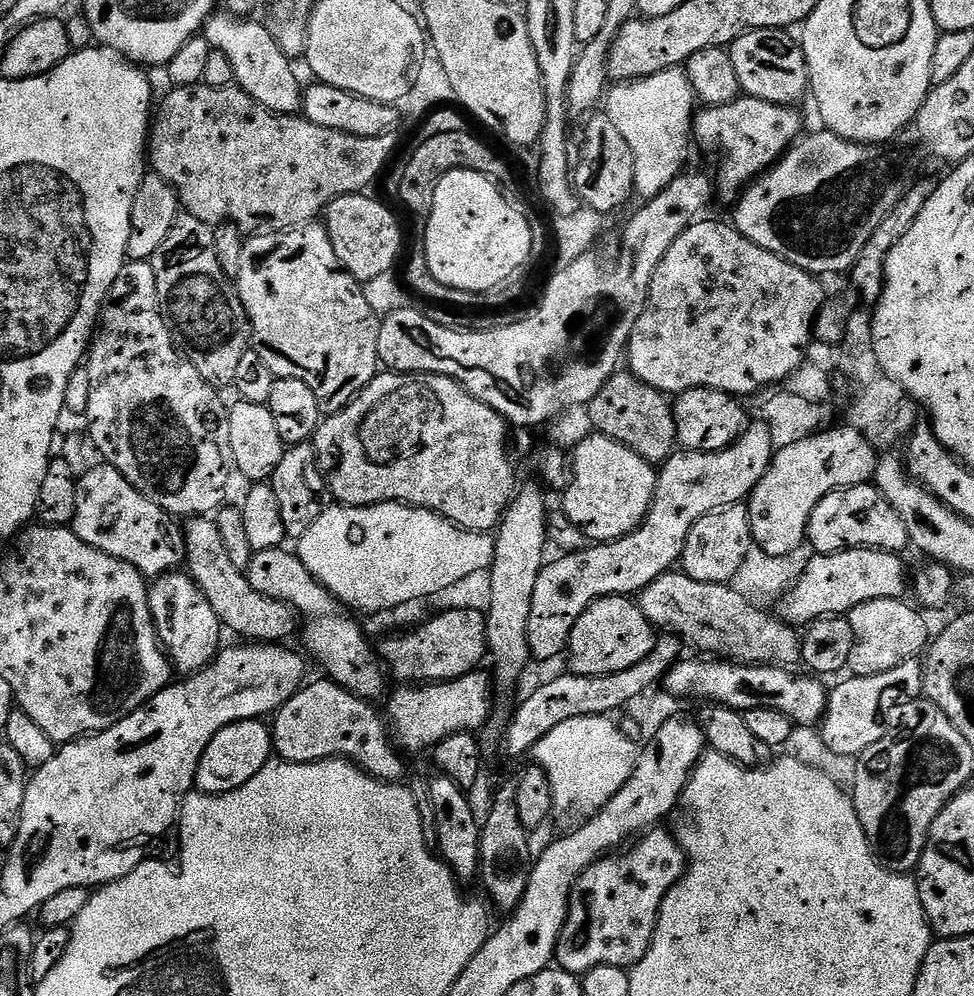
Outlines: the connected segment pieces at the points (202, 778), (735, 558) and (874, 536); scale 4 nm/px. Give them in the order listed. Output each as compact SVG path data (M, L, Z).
M263 719L239 720L214 734L210 746L202 754L196 771L195 787L201 792L217 796L230 790L238 790L238 786L246 786L266 762L273 759L272 733Z
M747 503L731 504L694 522L690 534L686 534L686 546L680 555L680 564L684 575L694 578L694 582L731 585L732 579L746 559L746 554L753 547Z
M871 483L859 484L853 488L843 488L840 492L831 492L826 498L822 498L822 502L818 502L818 506L814 506L814 514L810 514L810 522L808 523L807 543L812 543L812 552L821 556L829 556L835 552L845 552L847 548L877 548L883 552L903 553L903 548L909 547L908 535L906 534L906 526L902 523L902 518L898 518L898 514L894 511L894 506L890 506L890 502L886 502L886 498L882 498L882 494Z

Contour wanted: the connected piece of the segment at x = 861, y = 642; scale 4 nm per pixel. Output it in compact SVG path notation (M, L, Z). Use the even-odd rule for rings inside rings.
M904 598L867 600L847 613L846 619L856 639L847 667L852 676L877 676L886 670L894 670L894 666L902 666L902 662L917 659L929 647L930 635L928 624L924 621L925 613L906 601Z

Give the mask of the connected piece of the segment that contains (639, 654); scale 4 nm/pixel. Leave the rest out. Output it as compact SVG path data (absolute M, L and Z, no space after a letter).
M604 596L590 605L574 622L574 630L568 635L566 645L566 657L573 673L577 676L606 677L610 674L618 674L622 670L630 670L630 666L638 666L642 658L650 654L650 650L656 644L657 629L644 617L639 603L627 596Z

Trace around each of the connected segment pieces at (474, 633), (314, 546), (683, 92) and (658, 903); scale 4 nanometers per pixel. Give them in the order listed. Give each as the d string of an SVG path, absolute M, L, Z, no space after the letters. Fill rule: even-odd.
M452 608L429 618L405 636L392 636L378 644L378 655L383 667L404 686L457 680L479 669L488 652L488 635L483 611Z
M371 504L365 508L325 507L298 544L306 570L341 604L353 604L364 612L388 612L436 596L475 572L487 573L496 541L487 532L468 532L425 508Z
M683 67L667 68L641 80L617 83L615 87L607 93L606 114L634 154L634 192L647 202L662 194L685 171L698 101Z
M649 831L641 835L631 846L615 854L601 856L576 879L576 885L573 886L572 894L568 898L568 917L562 926L556 947L555 963L563 971L583 974L597 966L631 969L648 953L656 923L660 921L662 902L686 871L684 849L676 841L675 835L671 831L660 831Z

